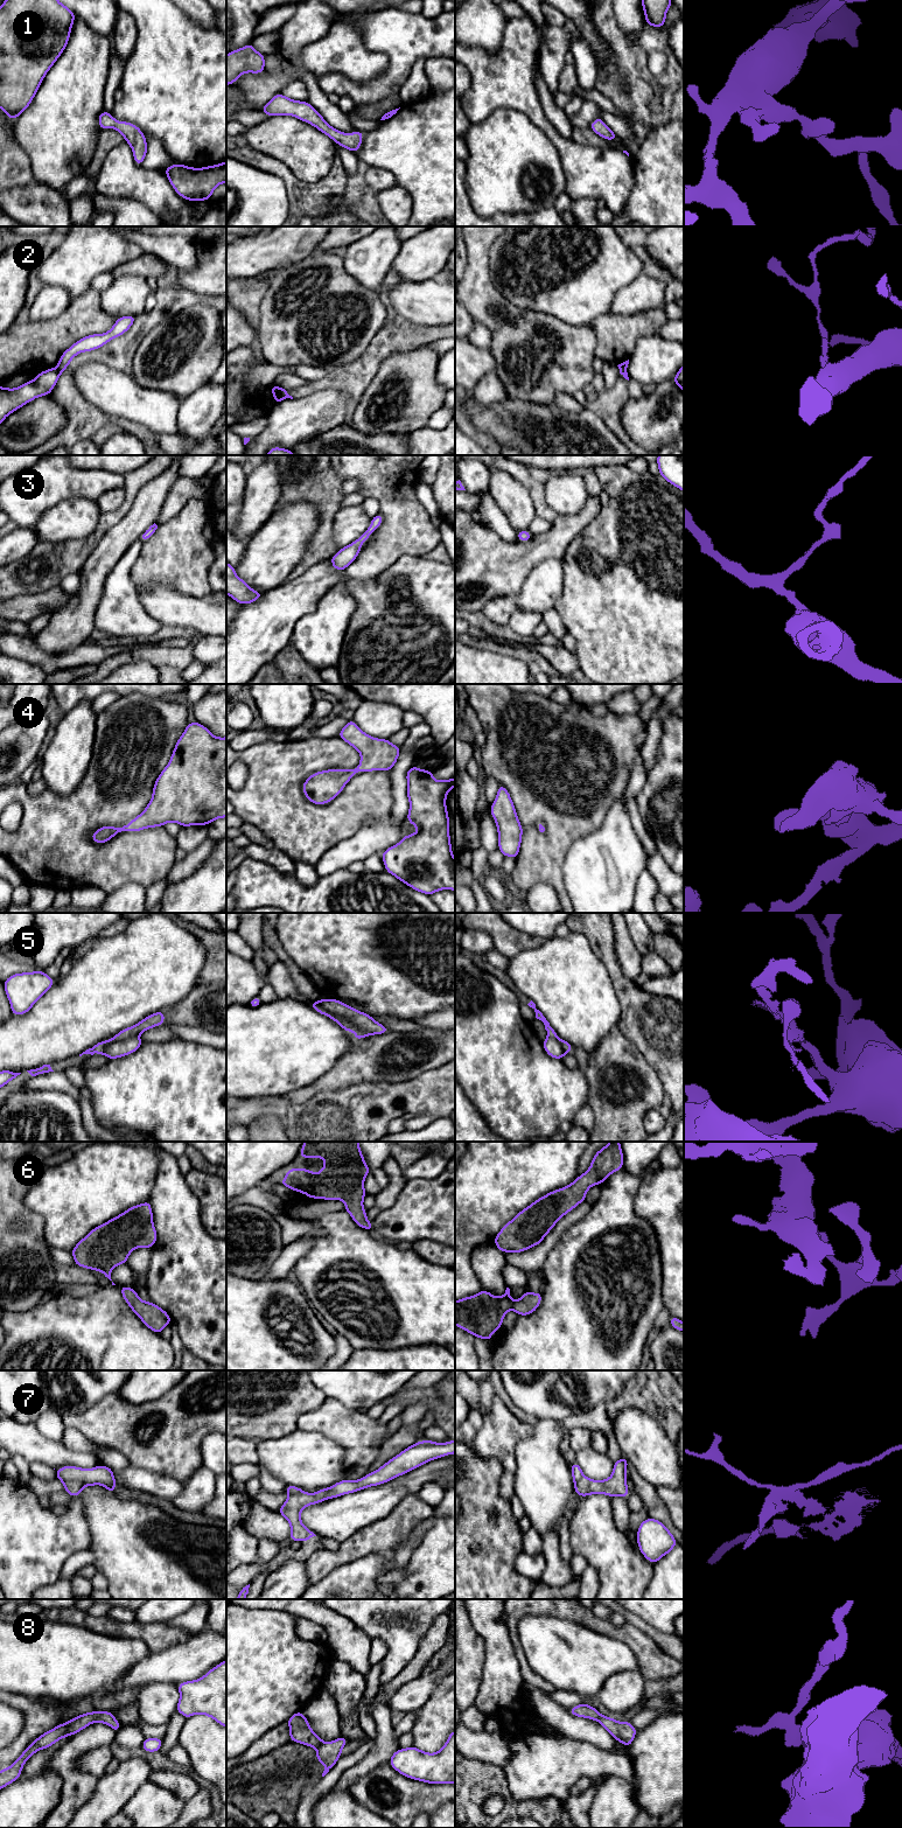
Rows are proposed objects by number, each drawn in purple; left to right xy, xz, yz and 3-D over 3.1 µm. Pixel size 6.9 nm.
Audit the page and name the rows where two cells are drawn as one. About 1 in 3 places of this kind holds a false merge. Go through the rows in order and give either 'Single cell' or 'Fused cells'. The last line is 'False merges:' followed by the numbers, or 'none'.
1: Single cell
2: Fused cells
3: Single cell
4: Single cell
5: Fused cells
6: Single cell
7: Single cell
8: Fused cells
False merges: 2, 5, 8

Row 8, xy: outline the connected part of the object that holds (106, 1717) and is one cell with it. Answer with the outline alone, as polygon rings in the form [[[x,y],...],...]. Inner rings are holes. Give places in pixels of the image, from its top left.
[[[102,1711],[96,1722],[111,1726],[116,1733],[121,1726],[121,1724],[116,1719],[114,1715],[111,1711]]]

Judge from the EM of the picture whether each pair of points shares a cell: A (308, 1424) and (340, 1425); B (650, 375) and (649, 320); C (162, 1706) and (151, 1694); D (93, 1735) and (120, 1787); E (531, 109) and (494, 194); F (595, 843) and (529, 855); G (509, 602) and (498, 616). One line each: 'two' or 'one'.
A: one
B: two
C: one
D: two
E: two
F: two
G: one

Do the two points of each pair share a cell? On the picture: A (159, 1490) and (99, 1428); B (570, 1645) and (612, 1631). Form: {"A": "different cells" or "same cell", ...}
{"A": "different cells", "B": "different cells"}

